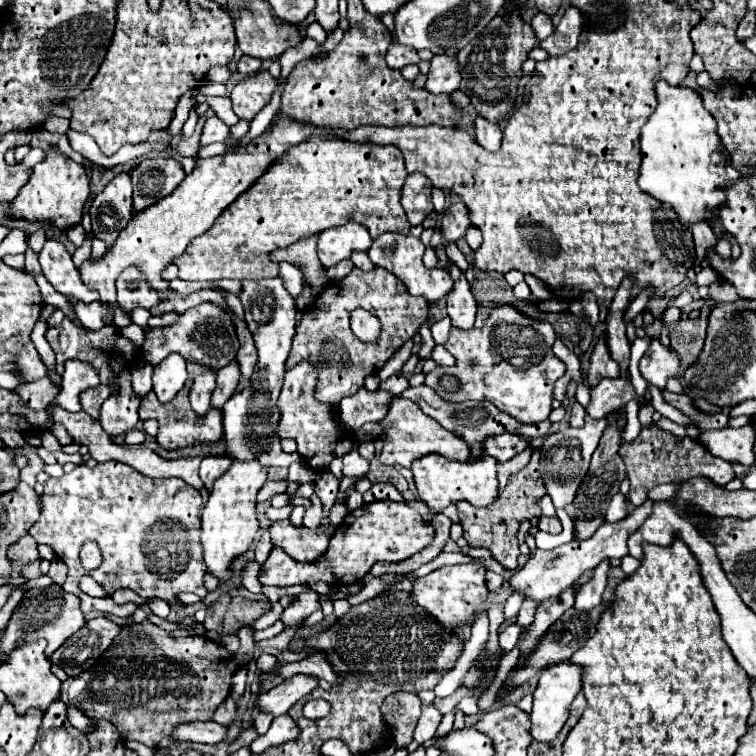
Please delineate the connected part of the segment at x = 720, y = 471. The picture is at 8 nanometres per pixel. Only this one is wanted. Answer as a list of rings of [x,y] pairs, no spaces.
[[[710,455],[710,471],[708,471],[708,479],[716,481],[718,485],[726,485],[728,481],[734,479],[734,471],[730,467],[730,463],[724,463],[724,465],[712,465],[714,463],[714,457]]]

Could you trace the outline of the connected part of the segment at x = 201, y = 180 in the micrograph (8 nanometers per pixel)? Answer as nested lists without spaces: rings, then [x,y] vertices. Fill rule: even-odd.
[[[276,115],[272,121],[272,127],[264,135],[260,135],[258,139],[248,143],[248,147],[244,147],[240,151],[226,151],[224,155],[210,157],[210,159],[198,159],[194,165],[194,171],[190,175],[186,175],[186,179],[170,195],[166,195],[164,199],[160,199],[160,203],[154,203],[152,207],[148,207],[142,213],[138,213],[136,217],[132,217],[128,227],[120,231],[114,245],[110,245],[100,259],[96,259],[96,261],[86,259],[80,265],[84,285],[98,291],[100,301],[112,303],[112,301],[116,301],[118,275],[128,267],[136,267],[138,271],[142,271],[146,275],[146,281],[154,291],[168,297],[160,307],[150,310],[152,316],[162,315],[170,309],[184,313],[186,309],[190,309],[202,301],[222,303],[228,309],[228,305],[220,297],[220,293],[216,293],[212,289],[200,289],[200,291],[190,293],[188,297],[182,297],[178,291],[174,291],[170,287],[170,281],[162,279],[162,271],[174,261],[174,257],[184,253],[184,249],[188,247],[188,243],[194,237],[202,235],[208,227],[212,227],[214,219],[242,191],[246,191],[266,171],[266,167],[270,167],[270,163],[274,163],[288,147],[304,141],[310,135],[322,135],[322,133],[324,133],[324,129],[302,125],[284,115]]]

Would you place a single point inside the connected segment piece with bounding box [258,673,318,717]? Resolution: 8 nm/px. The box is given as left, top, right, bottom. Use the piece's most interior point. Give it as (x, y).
(278, 700)

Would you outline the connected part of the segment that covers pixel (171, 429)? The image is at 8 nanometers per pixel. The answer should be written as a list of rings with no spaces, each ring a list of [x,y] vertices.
[[[192,377],[186,379],[184,383],[184,389],[168,403],[160,403],[154,395],[154,391],[150,391],[142,403],[140,403],[140,419],[156,419],[158,421],[158,435],[156,435],[156,441],[164,447],[164,449],[176,449],[176,447],[184,447],[184,445],[192,445],[192,443],[210,443],[210,441],[218,441],[224,433],[222,429],[222,413],[216,409],[216,407],[210,407],[208,413],[204,417],[200,415],[194,415],[192,407],[190,407],[190,399],[188,399],[188,391],[192,387]]]

